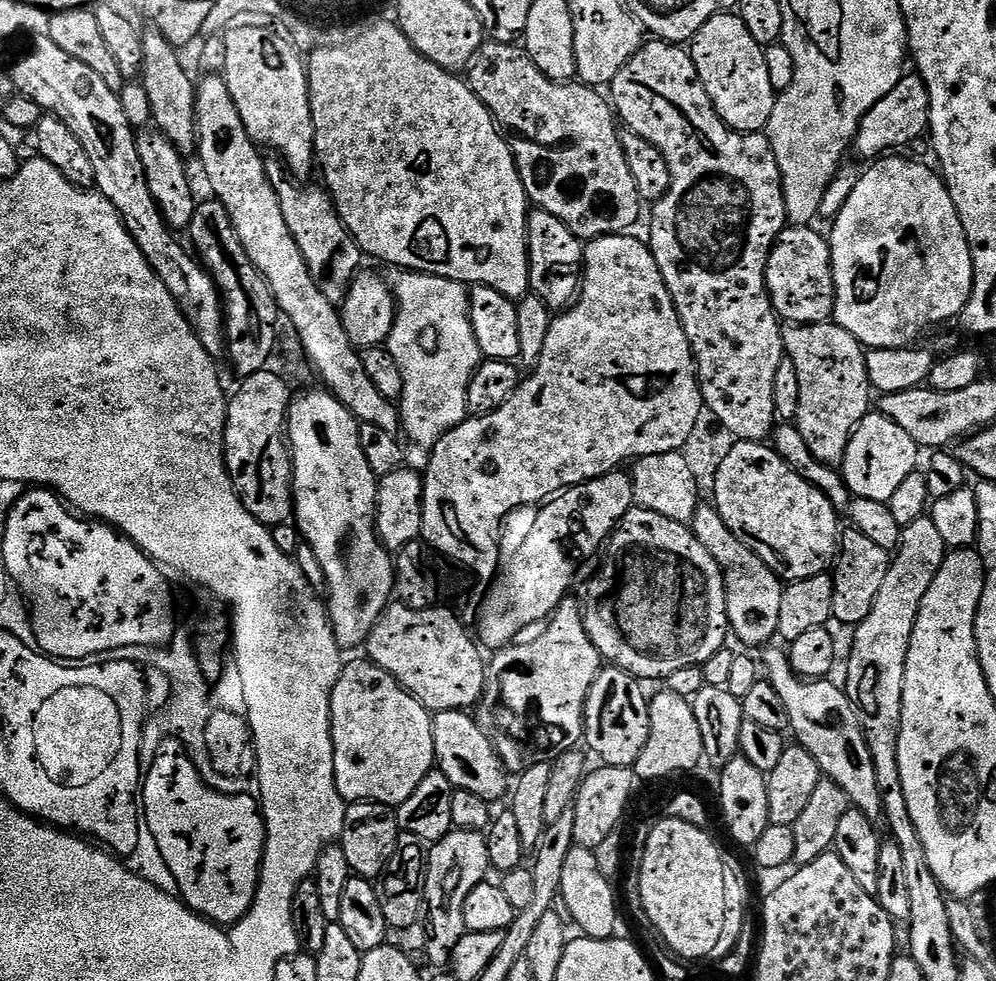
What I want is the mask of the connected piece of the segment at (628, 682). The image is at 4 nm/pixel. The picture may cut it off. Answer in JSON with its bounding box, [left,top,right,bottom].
[584,666,650,768]

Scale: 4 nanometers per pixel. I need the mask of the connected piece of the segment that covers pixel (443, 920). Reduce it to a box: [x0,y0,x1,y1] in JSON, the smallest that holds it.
[424,830,489,965]

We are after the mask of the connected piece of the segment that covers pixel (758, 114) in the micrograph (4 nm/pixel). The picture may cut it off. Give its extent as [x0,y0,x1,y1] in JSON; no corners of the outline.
[690,11,778,132]

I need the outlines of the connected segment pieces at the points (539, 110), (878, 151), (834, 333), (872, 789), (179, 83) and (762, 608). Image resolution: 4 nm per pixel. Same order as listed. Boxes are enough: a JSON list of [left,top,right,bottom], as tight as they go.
[[466,42,642,242],[854,74,930,162],[783,322,874,466],[764,646,884,822],[142,30,196,158],[690,506,785,649]]

